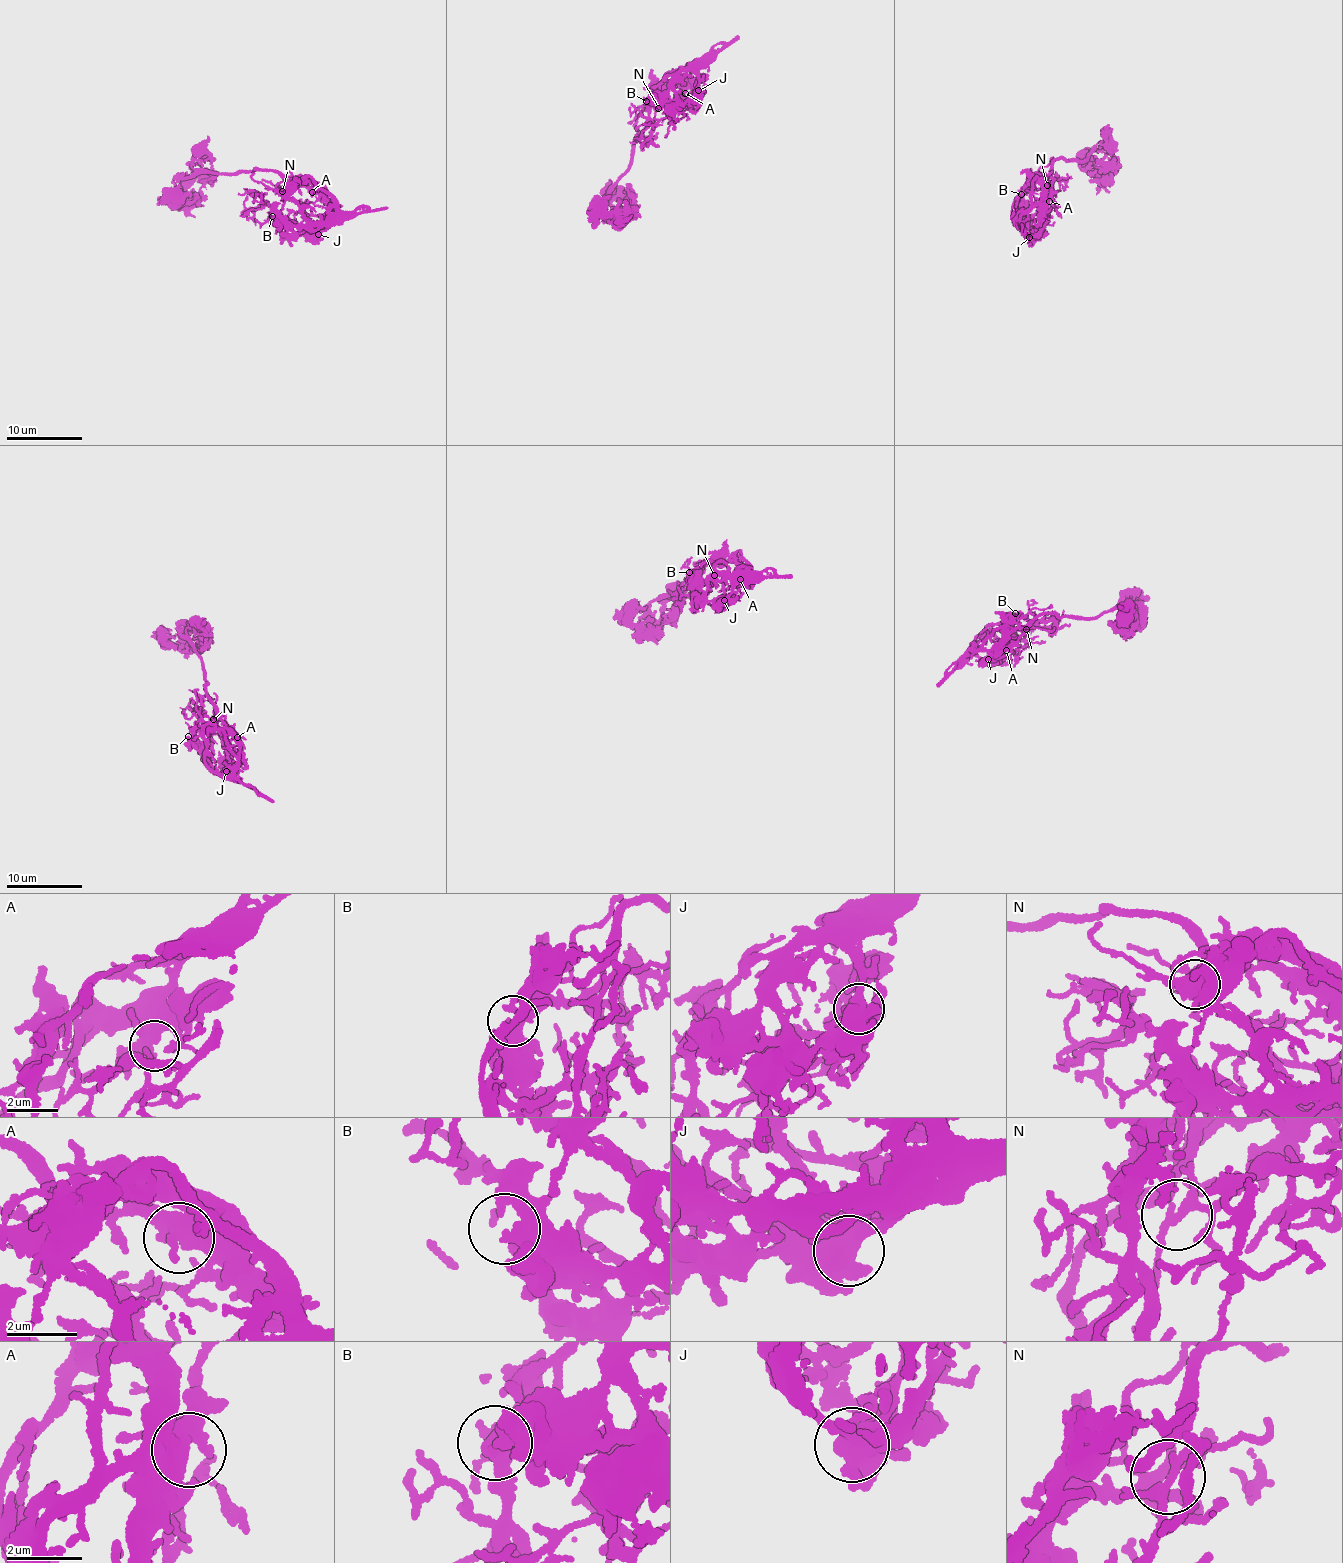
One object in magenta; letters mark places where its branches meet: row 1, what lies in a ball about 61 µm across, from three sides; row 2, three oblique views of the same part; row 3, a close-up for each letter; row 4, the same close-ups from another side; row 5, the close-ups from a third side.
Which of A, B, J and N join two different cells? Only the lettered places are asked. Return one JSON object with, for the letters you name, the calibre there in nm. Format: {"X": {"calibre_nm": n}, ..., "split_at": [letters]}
{"split_at": []}

